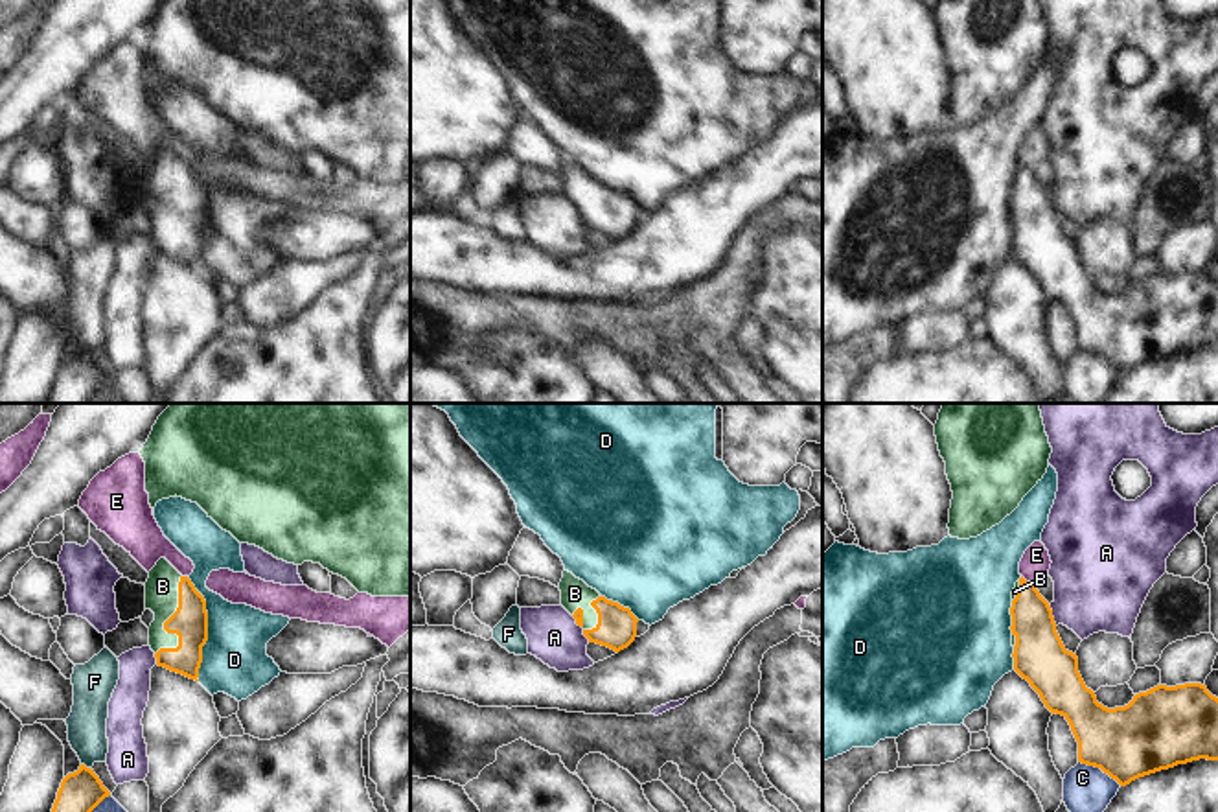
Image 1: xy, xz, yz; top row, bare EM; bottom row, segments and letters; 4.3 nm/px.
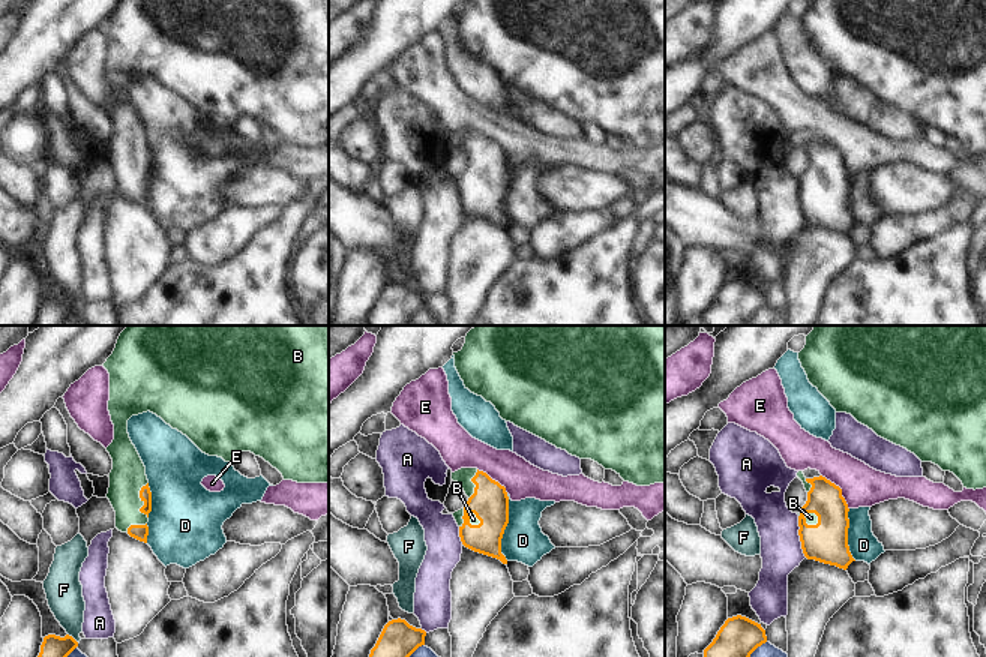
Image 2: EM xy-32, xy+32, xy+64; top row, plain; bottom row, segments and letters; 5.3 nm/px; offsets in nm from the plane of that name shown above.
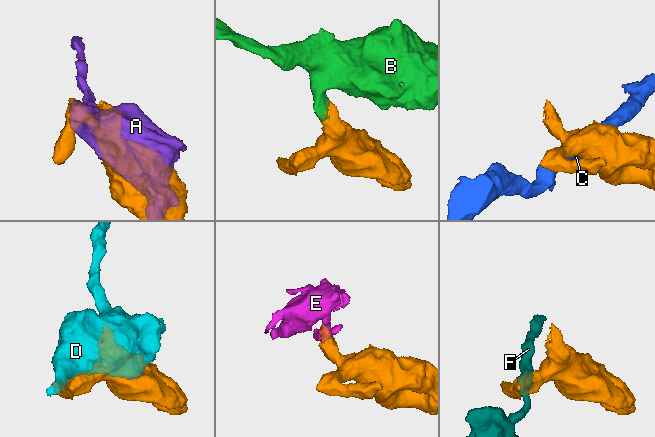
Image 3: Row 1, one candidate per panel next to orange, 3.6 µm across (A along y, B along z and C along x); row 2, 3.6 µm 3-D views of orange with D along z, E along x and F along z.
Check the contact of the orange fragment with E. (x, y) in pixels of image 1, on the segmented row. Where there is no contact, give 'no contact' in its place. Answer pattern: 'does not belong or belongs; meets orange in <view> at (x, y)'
does not belong; meets orange in yz at (1029, 582)

